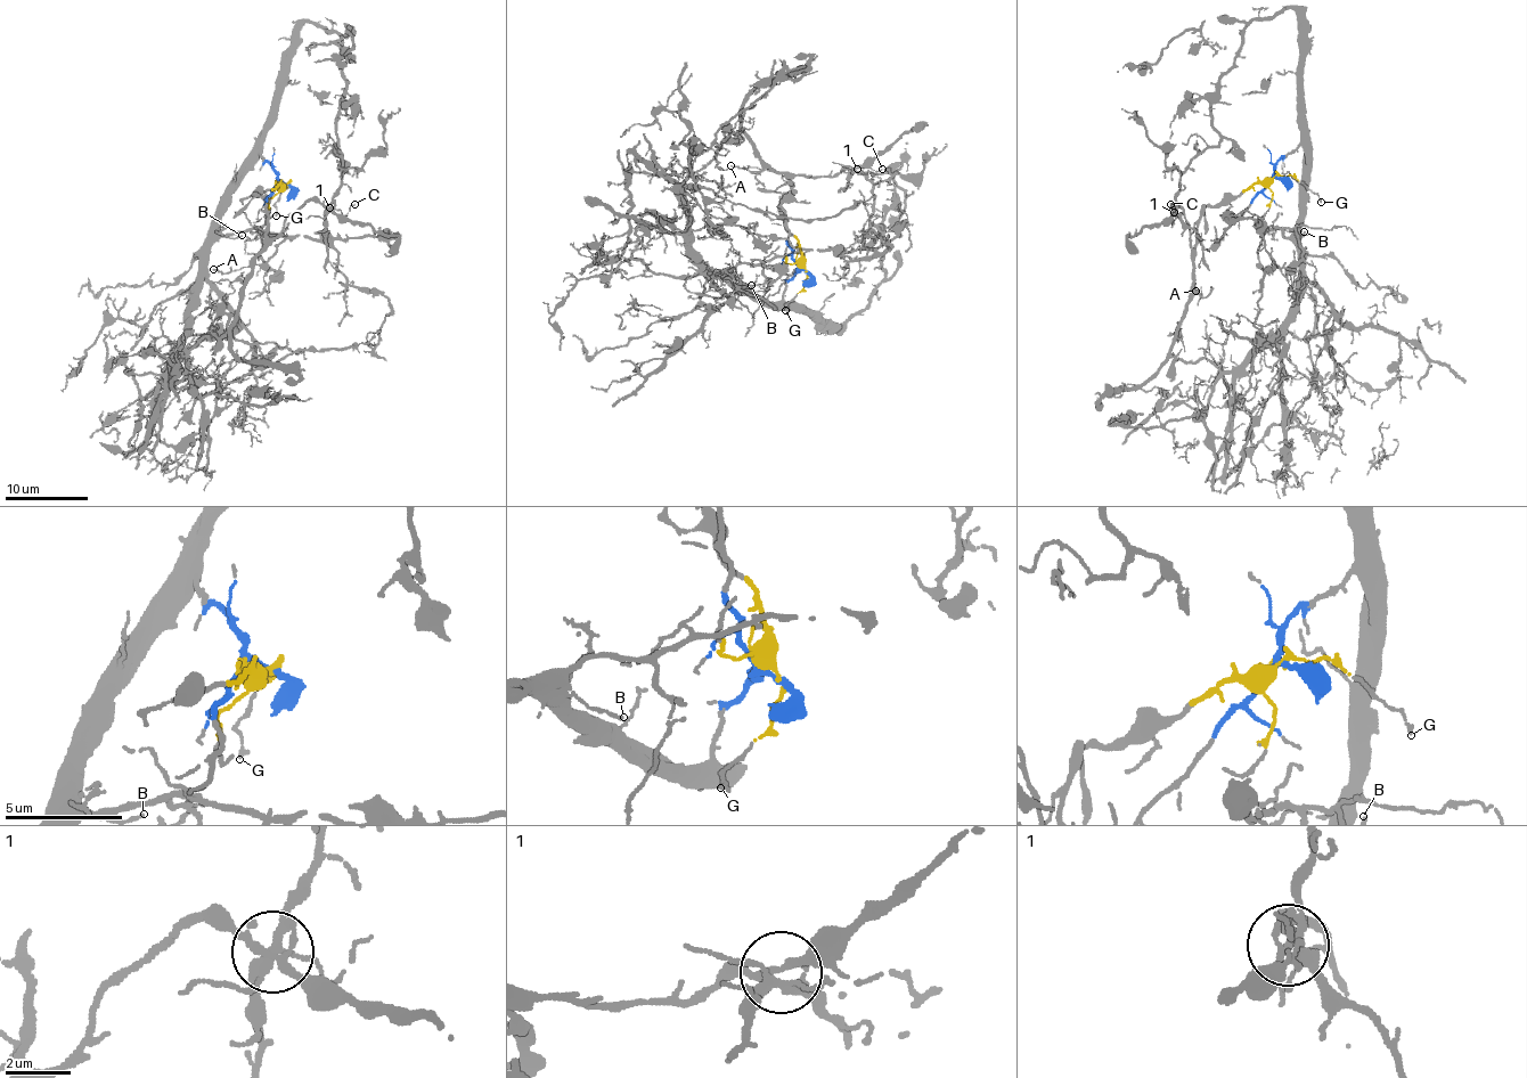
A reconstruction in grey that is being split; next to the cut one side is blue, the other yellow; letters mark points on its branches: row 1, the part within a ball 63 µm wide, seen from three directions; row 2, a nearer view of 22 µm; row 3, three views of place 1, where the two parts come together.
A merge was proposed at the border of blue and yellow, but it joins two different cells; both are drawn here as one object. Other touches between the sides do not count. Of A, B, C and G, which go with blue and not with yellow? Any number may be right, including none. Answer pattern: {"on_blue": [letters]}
{"on_blue": ["B"]}

